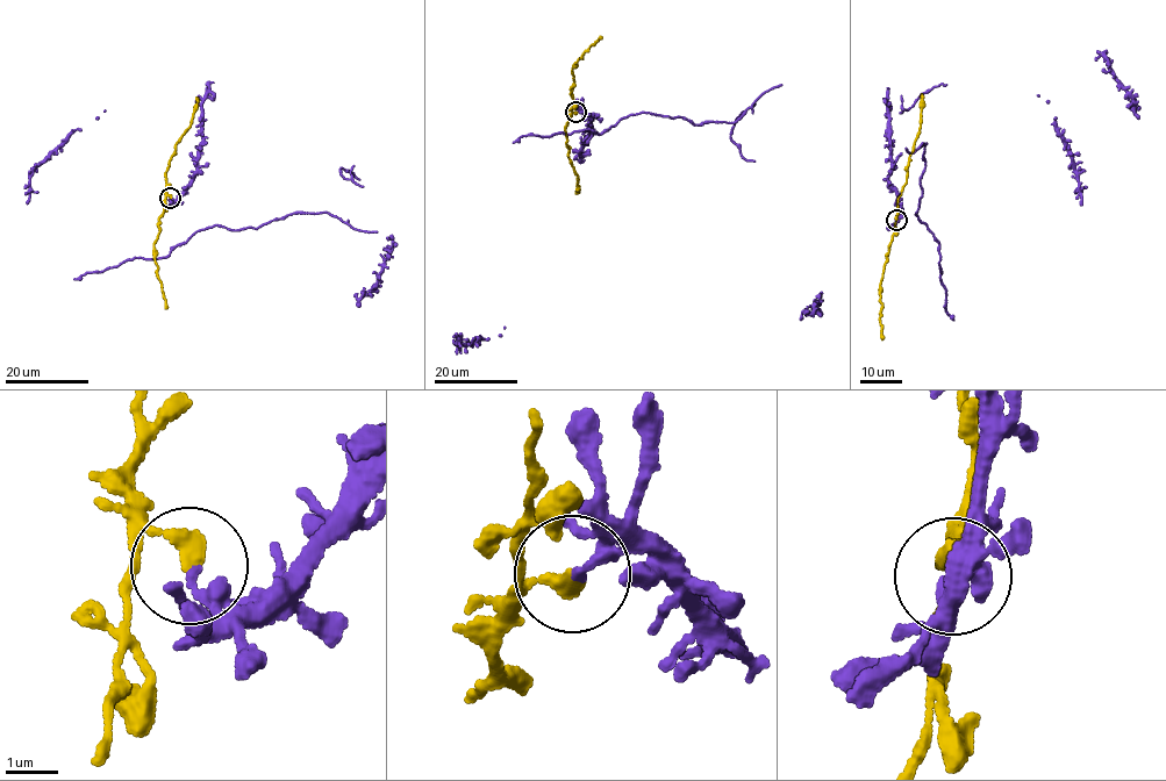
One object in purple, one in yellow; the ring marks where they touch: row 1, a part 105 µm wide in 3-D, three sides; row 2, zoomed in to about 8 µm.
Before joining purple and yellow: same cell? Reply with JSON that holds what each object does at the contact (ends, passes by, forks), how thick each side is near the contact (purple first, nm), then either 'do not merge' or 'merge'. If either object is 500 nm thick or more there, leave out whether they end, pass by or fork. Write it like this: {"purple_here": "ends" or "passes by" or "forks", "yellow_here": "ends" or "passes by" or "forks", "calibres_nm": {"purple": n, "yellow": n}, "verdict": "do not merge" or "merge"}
{"purple_here": "ends", "yellow_here": "ends", "calibres_nm": {"purple": 190, "yellow": 360}, "verdict": "do not merge"}

